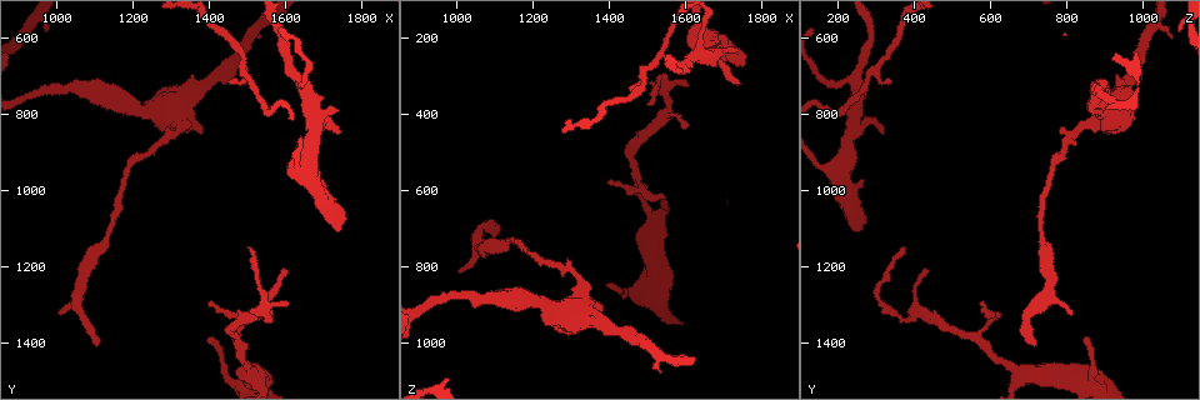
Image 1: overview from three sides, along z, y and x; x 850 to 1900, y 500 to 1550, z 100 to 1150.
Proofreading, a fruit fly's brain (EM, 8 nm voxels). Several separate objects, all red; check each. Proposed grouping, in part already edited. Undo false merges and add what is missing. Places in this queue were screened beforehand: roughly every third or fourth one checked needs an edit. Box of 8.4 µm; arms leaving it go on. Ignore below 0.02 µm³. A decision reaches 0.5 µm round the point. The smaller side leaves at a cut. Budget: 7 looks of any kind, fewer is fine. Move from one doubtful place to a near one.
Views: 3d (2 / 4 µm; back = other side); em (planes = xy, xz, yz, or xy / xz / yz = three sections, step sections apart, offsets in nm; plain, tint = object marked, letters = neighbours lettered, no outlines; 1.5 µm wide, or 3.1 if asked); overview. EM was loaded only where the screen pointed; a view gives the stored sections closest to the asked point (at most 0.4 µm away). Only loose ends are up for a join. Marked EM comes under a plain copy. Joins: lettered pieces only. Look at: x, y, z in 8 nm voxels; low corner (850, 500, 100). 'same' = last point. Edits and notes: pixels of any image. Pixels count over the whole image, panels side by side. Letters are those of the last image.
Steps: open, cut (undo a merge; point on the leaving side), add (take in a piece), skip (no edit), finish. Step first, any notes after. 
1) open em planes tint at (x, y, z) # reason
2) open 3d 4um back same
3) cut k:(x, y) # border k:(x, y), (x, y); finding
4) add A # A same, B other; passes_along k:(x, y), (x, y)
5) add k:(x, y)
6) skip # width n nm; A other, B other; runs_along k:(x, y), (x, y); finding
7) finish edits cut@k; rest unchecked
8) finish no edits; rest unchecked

open em xz step 8 letters at (1105, 1405, 715)

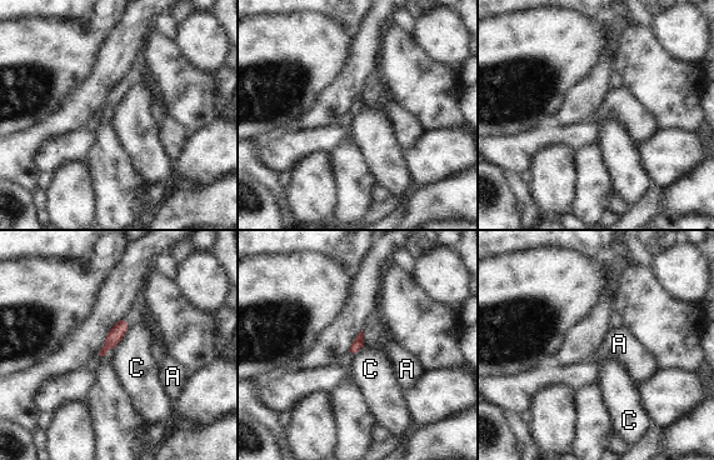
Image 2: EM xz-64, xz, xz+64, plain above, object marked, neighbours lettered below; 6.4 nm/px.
open em xy step 8 letters same

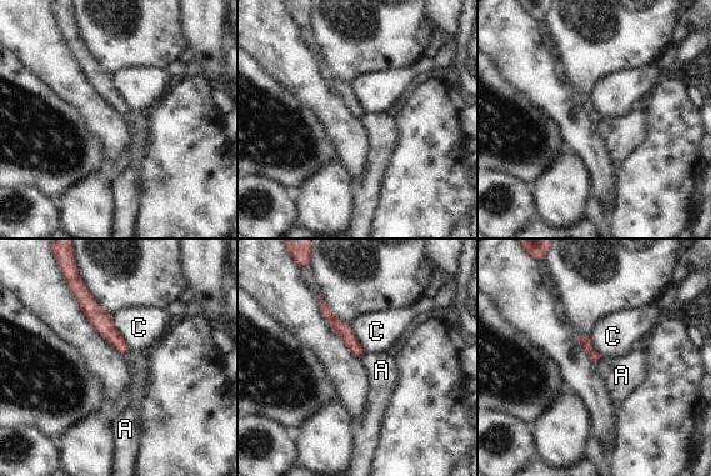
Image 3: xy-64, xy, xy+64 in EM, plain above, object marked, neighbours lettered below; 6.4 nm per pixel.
skip # A other, C other; runs_along 3:(81, 296), (123, 351); none of them fits

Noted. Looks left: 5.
open 3d 4um at (1125, 1130, 740) # sudden change in width

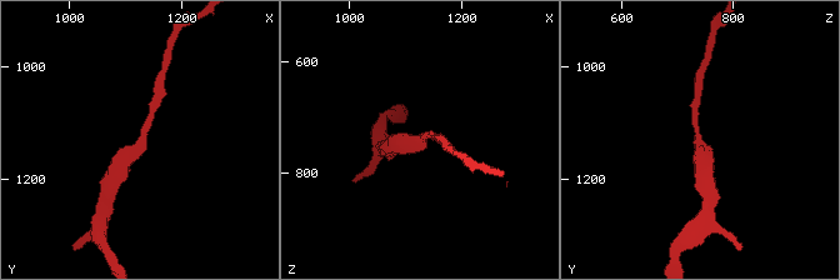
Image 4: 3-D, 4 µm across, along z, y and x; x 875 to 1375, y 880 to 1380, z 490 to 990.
open em xy step 8 letters at (1130, 1125, 740) # now the EM

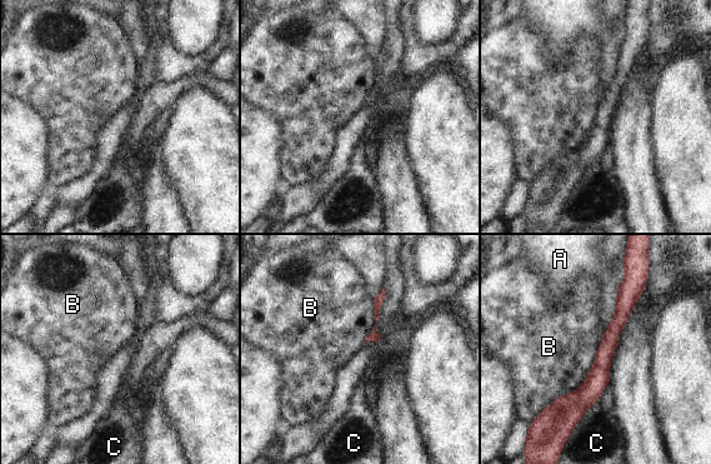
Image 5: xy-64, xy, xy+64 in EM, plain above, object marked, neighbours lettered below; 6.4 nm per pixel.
skip # width 150 nm; A other, B other, C other; all the same neuron

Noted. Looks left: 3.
open em planes letters at (1455, 720, 325) # an open end

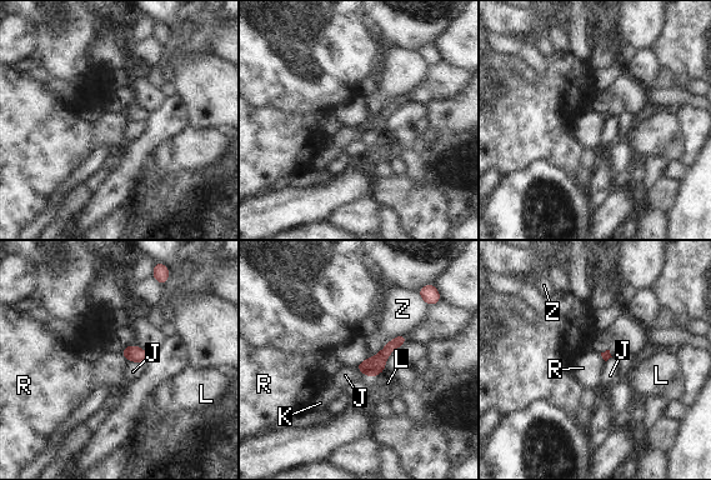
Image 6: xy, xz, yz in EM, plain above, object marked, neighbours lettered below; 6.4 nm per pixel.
skip # J other, K other, L other, R other, Z other; runs_along 6:(402, 338), (371, 366), (360, 368); none of them fits

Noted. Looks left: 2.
finish no edits; rest unchecked

